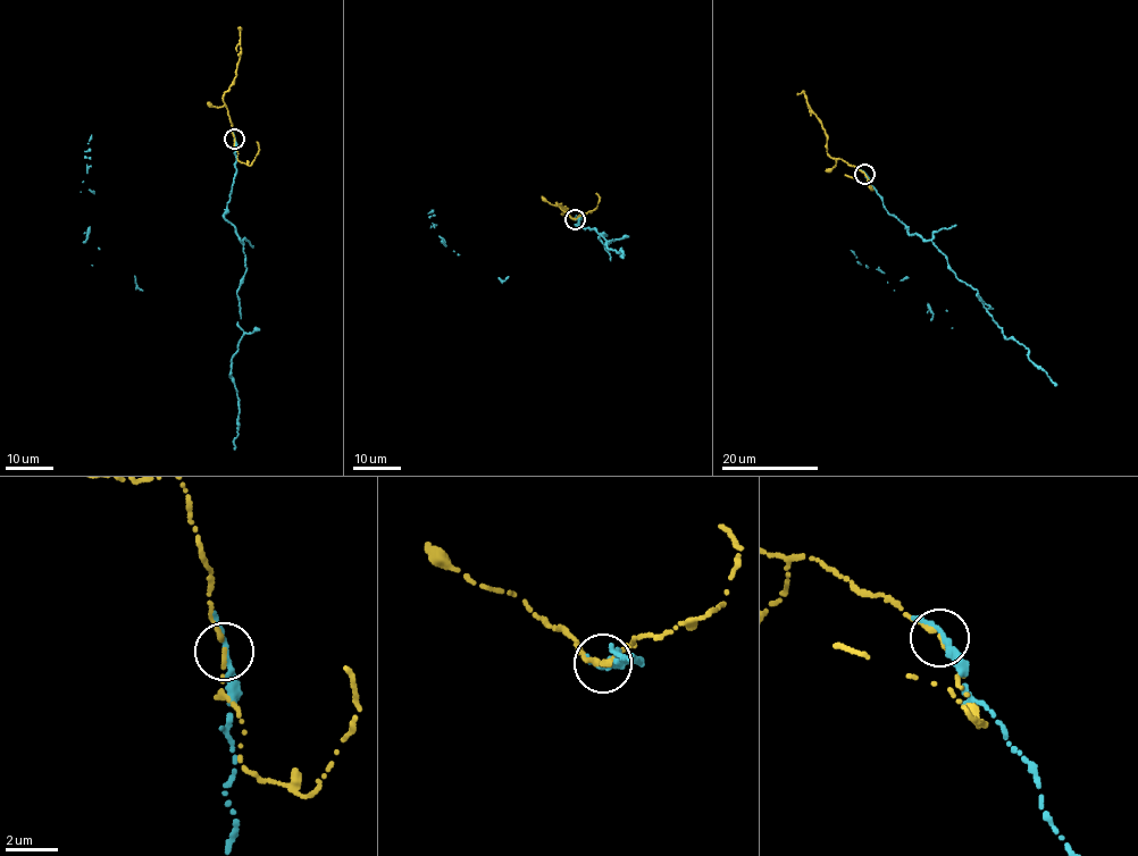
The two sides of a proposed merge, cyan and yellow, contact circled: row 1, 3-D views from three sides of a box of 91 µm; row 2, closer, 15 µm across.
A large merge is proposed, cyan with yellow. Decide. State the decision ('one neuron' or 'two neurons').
one neuron

